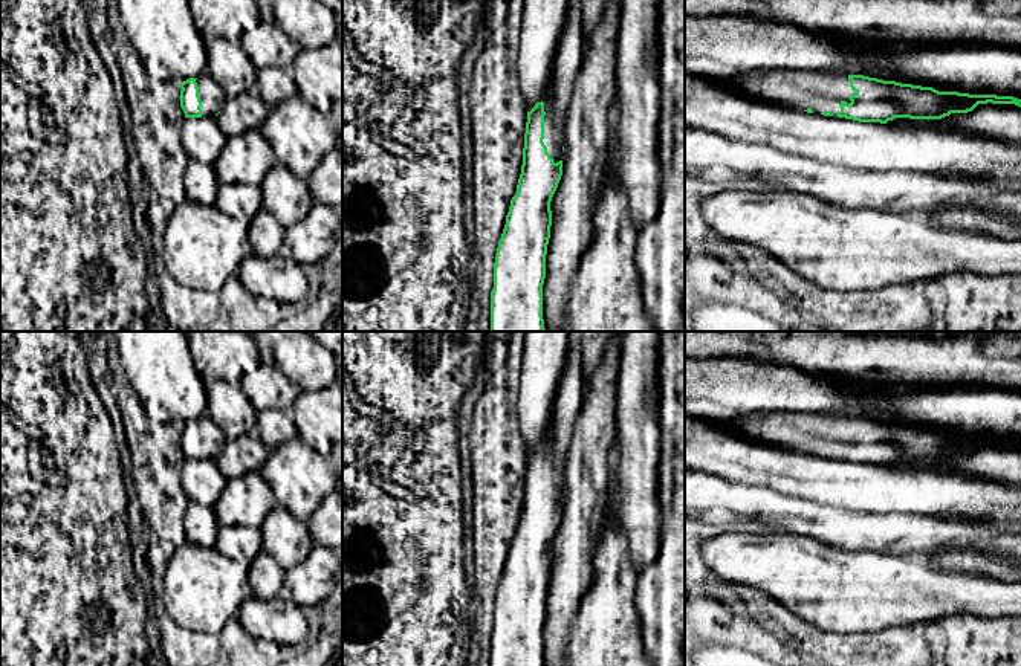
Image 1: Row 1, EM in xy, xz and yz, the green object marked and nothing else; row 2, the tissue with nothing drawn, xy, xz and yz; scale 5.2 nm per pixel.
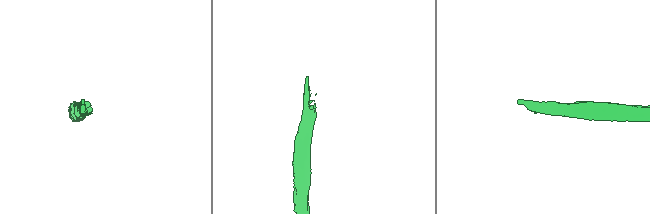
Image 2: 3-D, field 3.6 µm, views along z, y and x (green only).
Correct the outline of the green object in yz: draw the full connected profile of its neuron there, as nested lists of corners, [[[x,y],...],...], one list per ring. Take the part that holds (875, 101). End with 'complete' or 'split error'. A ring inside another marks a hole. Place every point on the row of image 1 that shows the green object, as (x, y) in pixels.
[[[763,69],[738,72],[721,82],[761,101],[859,122],[942,119],[951,113],[972,112],[978,104],[987,102],[1021,107],[1021,99],[1013,96],[938,92],[864,75]]]; split error

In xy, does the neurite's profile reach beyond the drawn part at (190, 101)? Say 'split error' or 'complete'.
split error

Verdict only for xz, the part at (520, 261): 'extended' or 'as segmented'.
extended

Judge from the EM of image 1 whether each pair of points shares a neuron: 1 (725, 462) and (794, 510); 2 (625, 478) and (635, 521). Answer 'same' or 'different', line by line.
1: different
2: same

